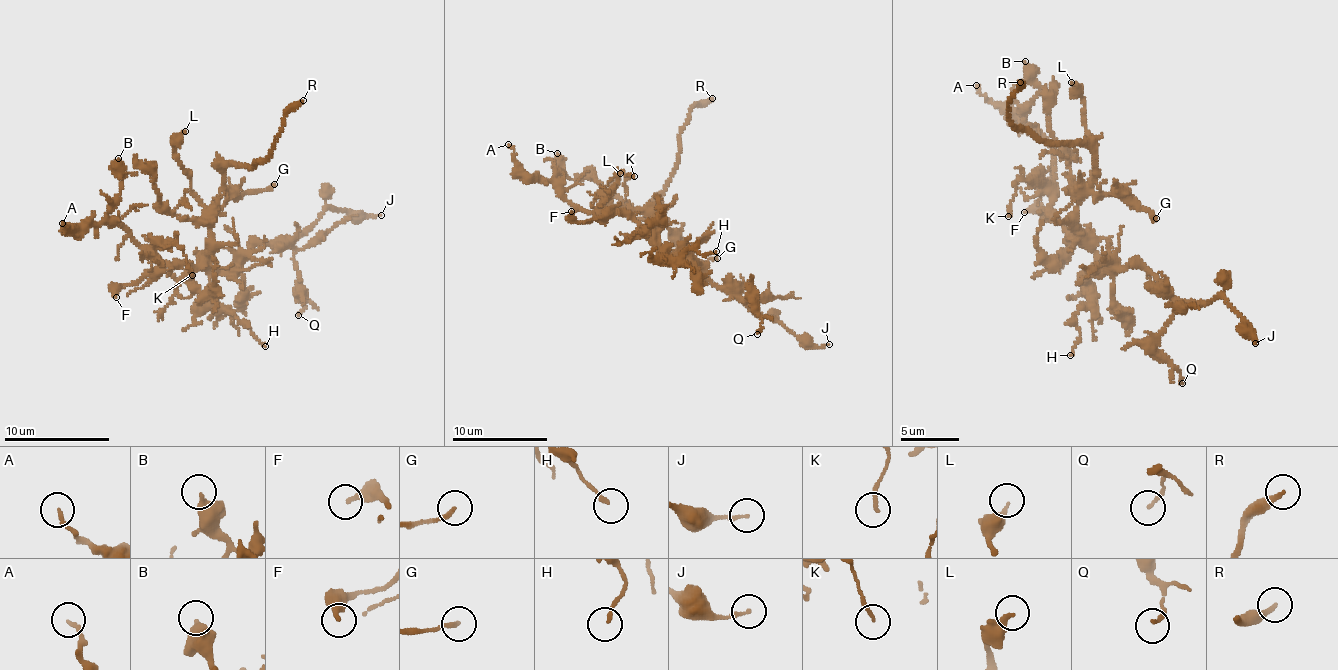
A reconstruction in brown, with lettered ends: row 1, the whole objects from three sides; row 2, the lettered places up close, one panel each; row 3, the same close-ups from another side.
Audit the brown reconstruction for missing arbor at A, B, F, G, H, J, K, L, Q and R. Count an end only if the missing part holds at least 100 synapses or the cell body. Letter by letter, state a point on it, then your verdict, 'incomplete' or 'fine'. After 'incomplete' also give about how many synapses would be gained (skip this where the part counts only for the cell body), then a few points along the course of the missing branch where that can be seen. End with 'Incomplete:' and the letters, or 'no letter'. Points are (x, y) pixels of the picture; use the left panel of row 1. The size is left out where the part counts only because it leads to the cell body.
A: at (62, 223); fine
B: at (118, 158); fine
F: at (116, 297); fine
G: at (274, 184); fine
H: at (265, 346); fine
J: at (381, 215); fine
K: at (192, 275); fine
L: at (185, 131); fine
Q: at (298, 315); fine
R: at (303, 100); incomplete
Incomplete: R

